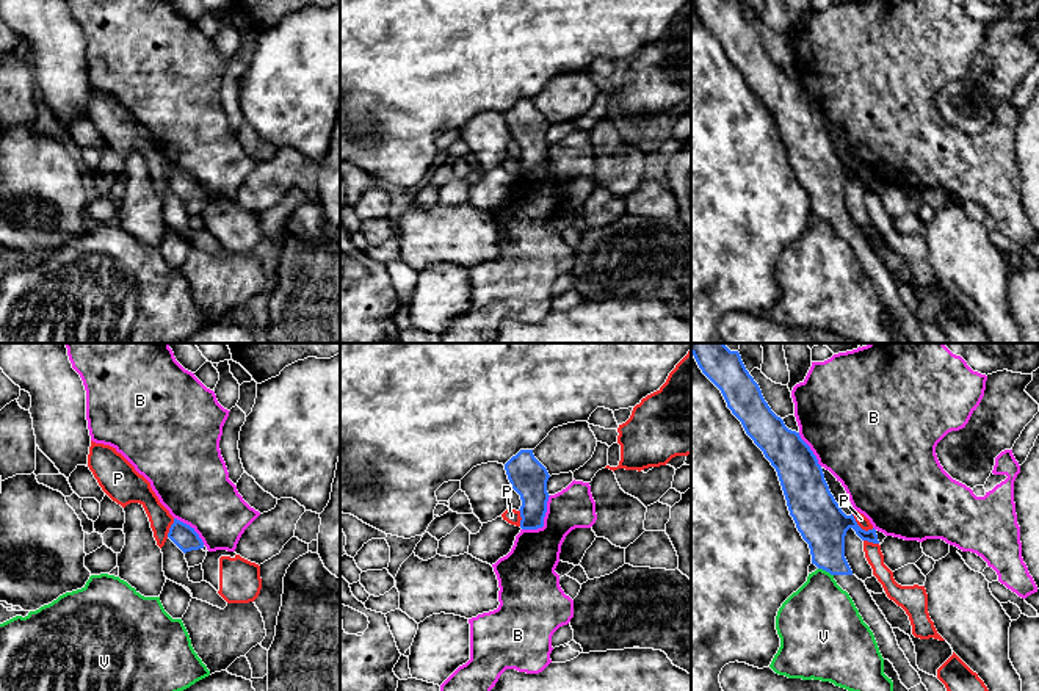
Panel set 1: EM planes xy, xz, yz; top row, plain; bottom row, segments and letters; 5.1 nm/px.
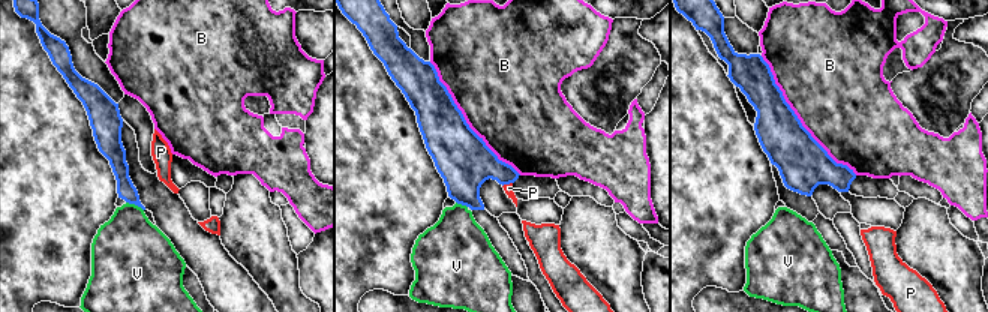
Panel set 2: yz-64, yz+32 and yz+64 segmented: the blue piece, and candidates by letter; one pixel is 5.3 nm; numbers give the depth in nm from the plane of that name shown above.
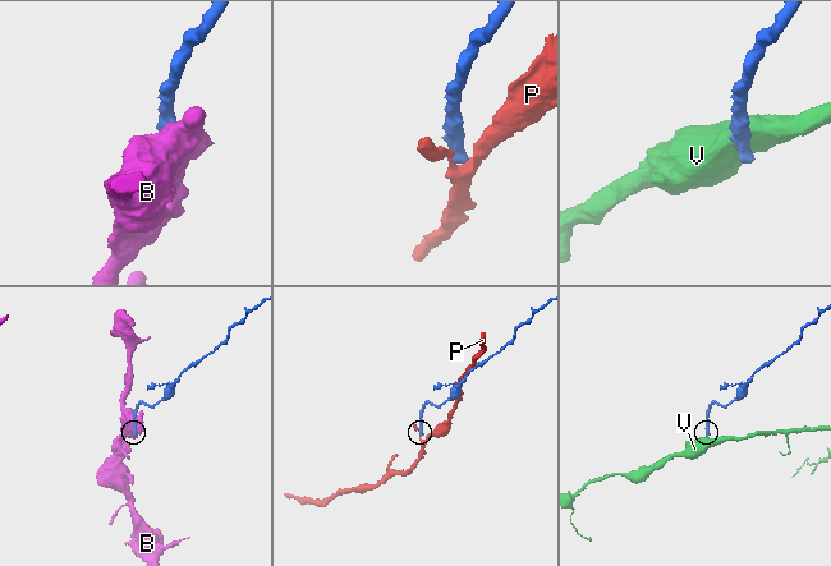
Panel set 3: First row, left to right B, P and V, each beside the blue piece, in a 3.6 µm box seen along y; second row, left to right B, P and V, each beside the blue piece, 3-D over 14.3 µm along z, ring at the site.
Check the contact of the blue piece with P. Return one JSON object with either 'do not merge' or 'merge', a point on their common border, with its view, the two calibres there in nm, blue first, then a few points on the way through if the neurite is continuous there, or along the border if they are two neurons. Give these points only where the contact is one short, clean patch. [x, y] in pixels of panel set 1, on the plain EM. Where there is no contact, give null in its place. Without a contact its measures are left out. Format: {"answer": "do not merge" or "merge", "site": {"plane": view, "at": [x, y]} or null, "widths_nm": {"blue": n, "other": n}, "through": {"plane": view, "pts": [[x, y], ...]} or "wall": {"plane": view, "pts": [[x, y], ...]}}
{"answer": "do not merge", "site": {"plane": "yz", "at": [859, 176]}, "widths_nm": {"blue": 240, "other": 60}, "wall": {"plane": "yz", "pts": [[851, 163], [862, 177], [873, 177]]}}

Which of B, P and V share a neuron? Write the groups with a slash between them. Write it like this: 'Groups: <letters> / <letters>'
Groups: B / P / V

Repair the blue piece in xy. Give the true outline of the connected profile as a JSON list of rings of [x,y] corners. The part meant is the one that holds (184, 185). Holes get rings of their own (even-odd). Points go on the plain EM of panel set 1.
[[[174,168],[169,177],[168,186],[183,201],[204,197],[204,191],[199,183],[190,174]]]

